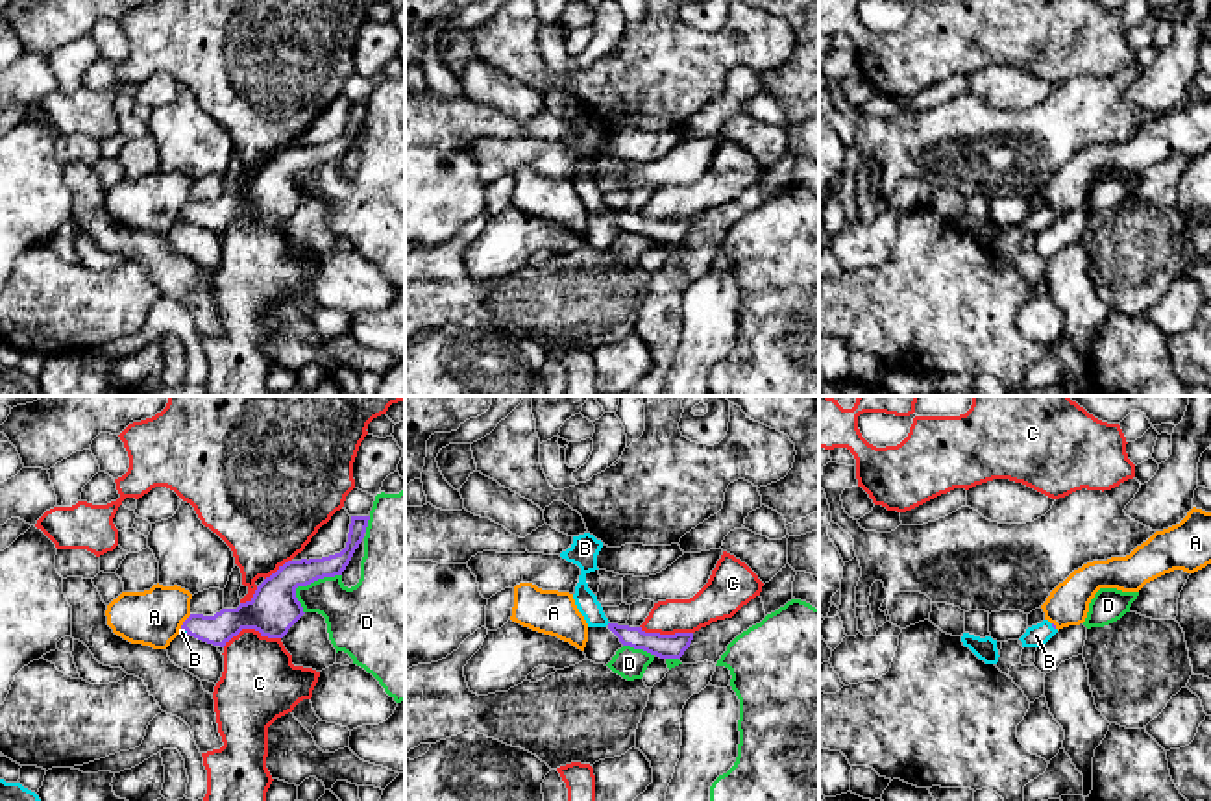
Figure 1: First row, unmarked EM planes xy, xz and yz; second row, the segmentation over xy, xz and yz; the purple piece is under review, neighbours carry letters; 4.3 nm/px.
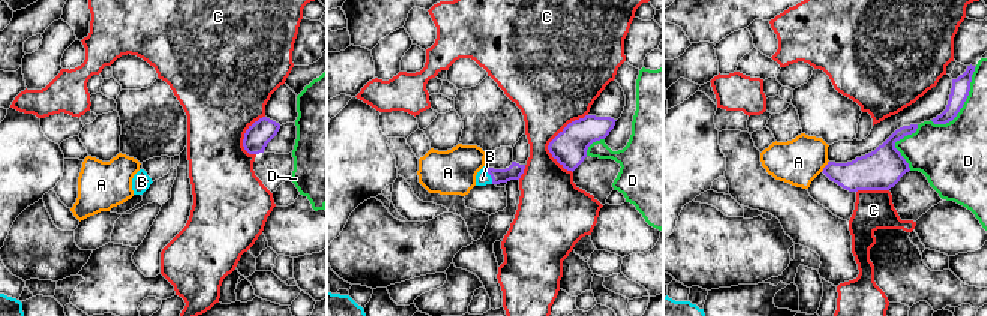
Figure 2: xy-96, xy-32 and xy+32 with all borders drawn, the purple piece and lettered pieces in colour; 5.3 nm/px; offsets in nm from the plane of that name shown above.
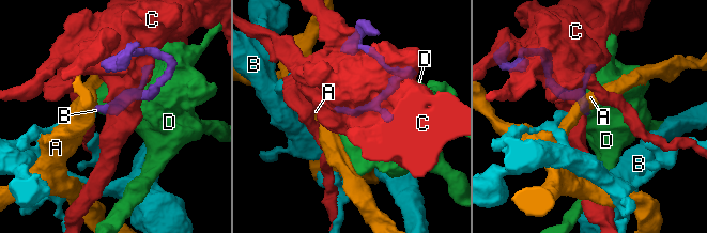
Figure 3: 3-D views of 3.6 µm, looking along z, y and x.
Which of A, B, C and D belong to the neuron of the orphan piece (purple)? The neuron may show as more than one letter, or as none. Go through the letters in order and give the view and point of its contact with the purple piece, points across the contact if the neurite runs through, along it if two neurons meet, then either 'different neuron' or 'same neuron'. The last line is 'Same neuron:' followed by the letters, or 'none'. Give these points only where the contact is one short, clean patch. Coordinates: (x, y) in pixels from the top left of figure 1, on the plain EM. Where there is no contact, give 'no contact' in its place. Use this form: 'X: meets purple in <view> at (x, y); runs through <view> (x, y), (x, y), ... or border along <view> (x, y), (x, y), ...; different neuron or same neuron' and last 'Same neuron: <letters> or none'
A: meets purple in xy at (183, 208); border along xy (191, 200), (180, 213); different neuron
B: meets purple in xy at (185, 215); runs through xy (217, 215), (185, 215), (182, 217); same neuron
C: meets purple in xy at (250, 213); different neuron
D: meets purple in xy at (307, 169); different neuron
Same neuron: B

